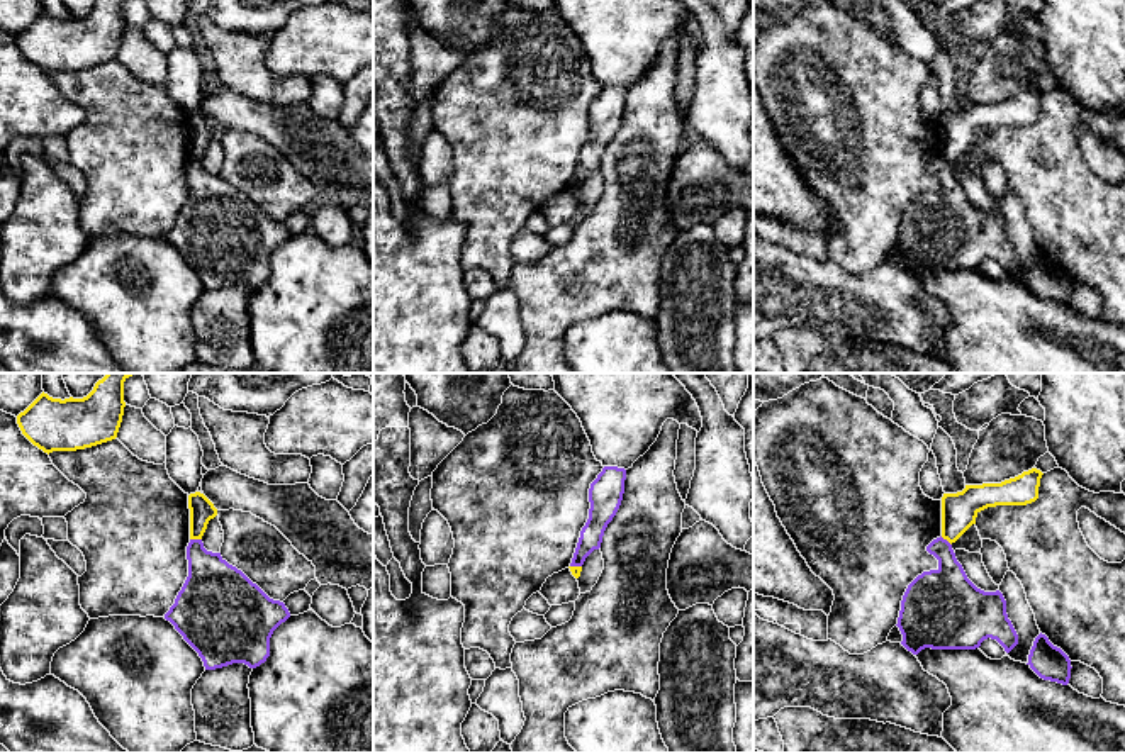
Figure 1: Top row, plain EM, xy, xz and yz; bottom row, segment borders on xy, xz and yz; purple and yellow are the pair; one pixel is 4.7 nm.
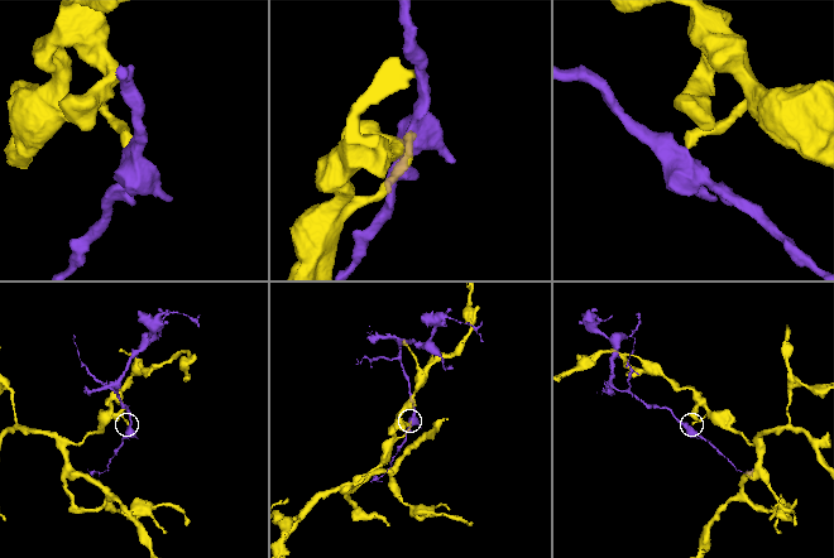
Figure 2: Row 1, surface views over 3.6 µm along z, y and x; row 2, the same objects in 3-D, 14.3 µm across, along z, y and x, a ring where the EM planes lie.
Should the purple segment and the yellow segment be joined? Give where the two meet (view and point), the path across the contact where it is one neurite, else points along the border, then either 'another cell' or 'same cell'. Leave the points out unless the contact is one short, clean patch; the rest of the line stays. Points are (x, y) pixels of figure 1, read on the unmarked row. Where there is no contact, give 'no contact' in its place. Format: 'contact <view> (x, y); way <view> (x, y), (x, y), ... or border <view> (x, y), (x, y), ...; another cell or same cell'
contact xy (195, 160); border xy (190, 158), (201, 160); another cell

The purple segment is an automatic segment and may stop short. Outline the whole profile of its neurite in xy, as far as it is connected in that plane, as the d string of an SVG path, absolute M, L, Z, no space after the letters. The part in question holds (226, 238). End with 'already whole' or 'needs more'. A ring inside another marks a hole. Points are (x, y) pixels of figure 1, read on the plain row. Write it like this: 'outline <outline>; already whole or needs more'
outline M190 159L187 180L188 197L165 239L199 273L205 290L265 283L273 251L290 237L285 224L270 219L221 173L207 171L202 159Z; already whole

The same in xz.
outline M604 86L589 109L589 139L580 151L580 158L570 187L582 187L585 178L601 168L604 151L616 136L624 114L626 90Z; already whole

